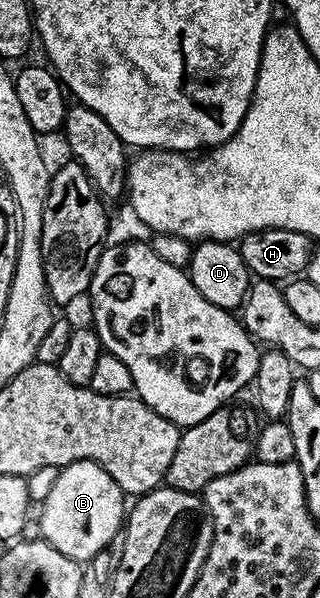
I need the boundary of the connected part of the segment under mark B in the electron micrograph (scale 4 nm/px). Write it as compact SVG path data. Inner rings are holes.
M77 460L60 470L49 497L41 504L37 518L43 530L42 538L65 557L86 561L113 541L125 523L124 491L106 469L93 460Z

